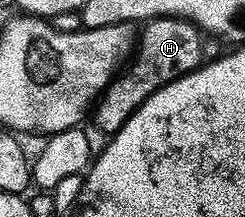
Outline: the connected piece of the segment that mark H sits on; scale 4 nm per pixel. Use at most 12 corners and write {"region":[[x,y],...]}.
{"region":[[142,24],[137,50],[94,104],[117,132],[174,79],[201,66],[199,28]]}

